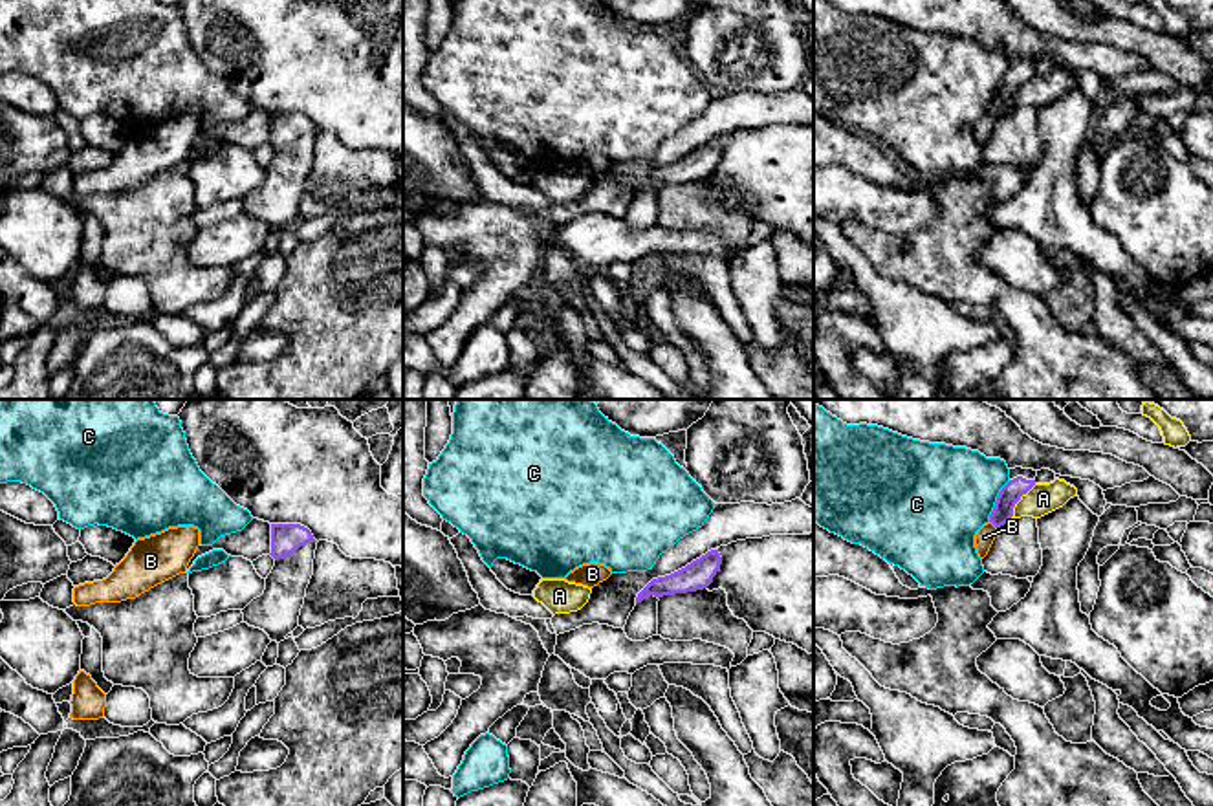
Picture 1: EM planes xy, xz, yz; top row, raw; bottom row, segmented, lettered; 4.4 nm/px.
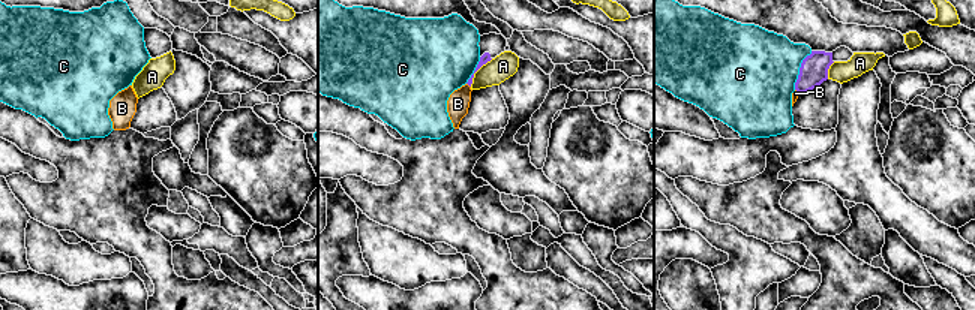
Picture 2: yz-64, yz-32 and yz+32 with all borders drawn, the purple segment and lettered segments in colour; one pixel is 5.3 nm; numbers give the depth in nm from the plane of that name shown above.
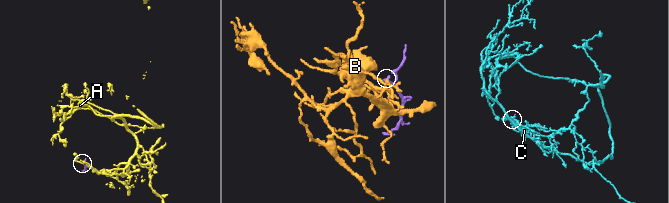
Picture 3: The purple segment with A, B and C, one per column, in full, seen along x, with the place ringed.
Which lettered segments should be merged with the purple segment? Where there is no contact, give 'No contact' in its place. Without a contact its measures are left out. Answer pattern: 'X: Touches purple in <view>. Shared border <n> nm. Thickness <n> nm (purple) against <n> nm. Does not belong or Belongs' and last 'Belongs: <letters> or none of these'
A: Touches purple in yz. Shared border 190 nm. Thickness 90 nm (purple) against 140 nm. Does not belong
B: Touches purple in yz. Shared border 50 nm. Thickness 90 nm (purple) against 90 nm. Does not belong
C: Touches purple in yz. Shared border 200 nm. Thickness 90 nm (purple) against 440 nm. Does not belong
Belongs: none of these

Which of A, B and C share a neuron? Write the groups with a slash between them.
A / B / C

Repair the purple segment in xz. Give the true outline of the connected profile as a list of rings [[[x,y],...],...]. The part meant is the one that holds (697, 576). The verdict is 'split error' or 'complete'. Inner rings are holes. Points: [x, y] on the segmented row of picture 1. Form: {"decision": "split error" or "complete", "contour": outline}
{"decision": "complete", "contour": [[[711,550],[705,555],[702,555],[700,559],[687,564],[685,568],[682,568],[671,575],[652,579],[638,594],[636,604],[650,595],[660,599],[663,595],[704,590],[713,583],[713,577],[720,570],[720,564],[722,564],[722,557],[720,557],[718,550]]]}

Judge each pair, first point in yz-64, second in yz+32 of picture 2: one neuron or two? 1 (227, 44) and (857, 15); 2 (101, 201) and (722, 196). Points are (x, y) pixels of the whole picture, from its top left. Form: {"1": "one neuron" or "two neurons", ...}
{"1": "two neurons", "2": "one neuron"}

